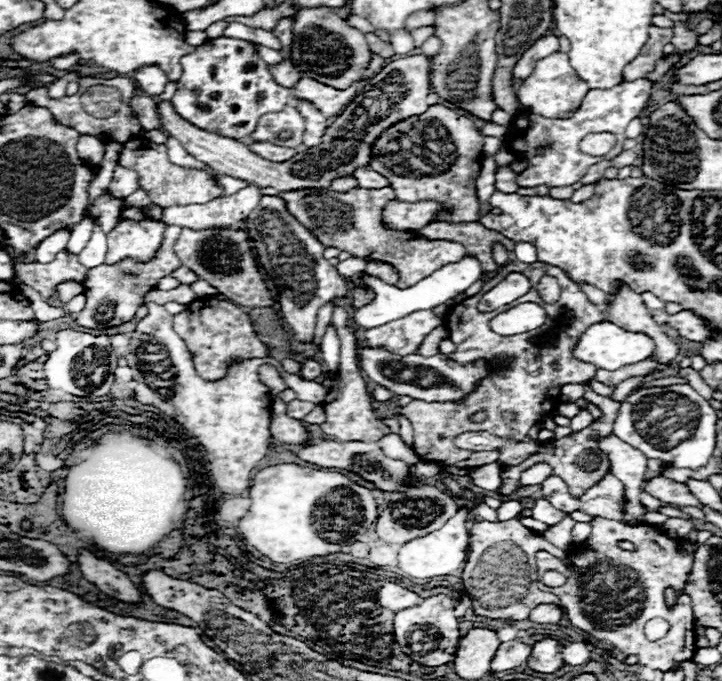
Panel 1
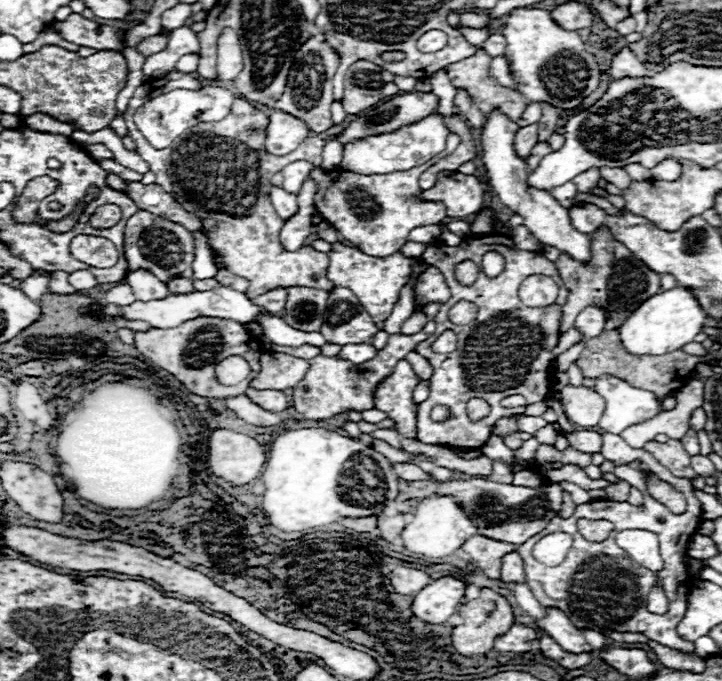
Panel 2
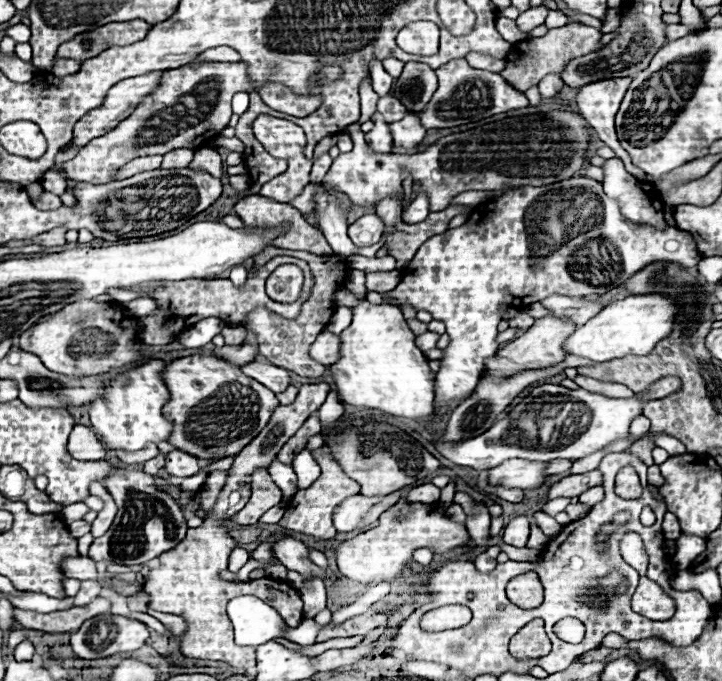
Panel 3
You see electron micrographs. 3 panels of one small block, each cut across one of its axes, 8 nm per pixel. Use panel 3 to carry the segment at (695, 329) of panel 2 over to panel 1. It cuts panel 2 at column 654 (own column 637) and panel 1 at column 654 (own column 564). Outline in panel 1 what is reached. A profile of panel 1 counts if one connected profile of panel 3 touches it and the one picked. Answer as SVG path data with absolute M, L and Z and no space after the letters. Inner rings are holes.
M598 322L596 326L590 326L582 336L580 336L580 342L574 350L574 356L580 358L582 362L590 362L598 368L604 368L604 370L618 370L626 364L636 364L640 360L646 360L652 356L656 344L654 340L648 336L648 334L642 334L642 332L628 332L612 322Z

